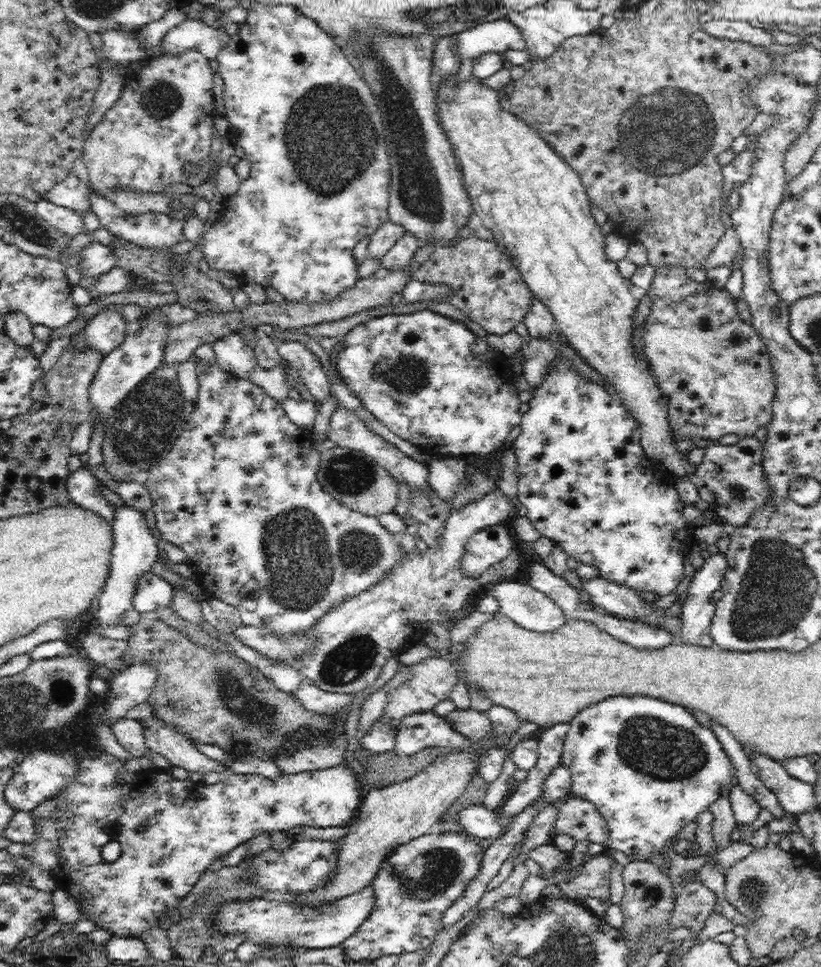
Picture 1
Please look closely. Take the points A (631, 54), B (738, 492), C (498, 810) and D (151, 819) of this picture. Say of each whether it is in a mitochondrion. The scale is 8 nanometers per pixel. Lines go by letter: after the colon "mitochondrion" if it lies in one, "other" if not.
A: other
B: other
C: other
D: mitochondrion

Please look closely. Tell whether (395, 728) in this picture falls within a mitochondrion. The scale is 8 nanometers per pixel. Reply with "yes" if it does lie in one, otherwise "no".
no

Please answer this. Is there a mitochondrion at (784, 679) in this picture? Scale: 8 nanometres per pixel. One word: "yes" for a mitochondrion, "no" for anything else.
no

